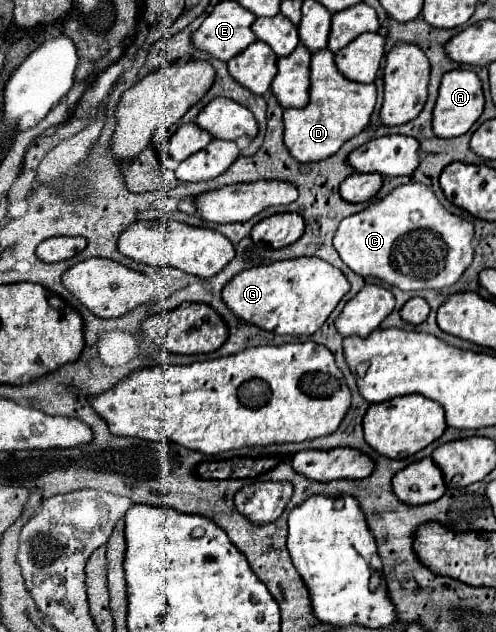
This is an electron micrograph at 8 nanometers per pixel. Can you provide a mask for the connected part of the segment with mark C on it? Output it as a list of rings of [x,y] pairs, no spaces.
[[[402,184],[362,212],[344,218],[334,234],[340,258],[360,276],[376,276],[400,290],[452,286],[474,256],[474,224],[448,212],[424,184]]]

